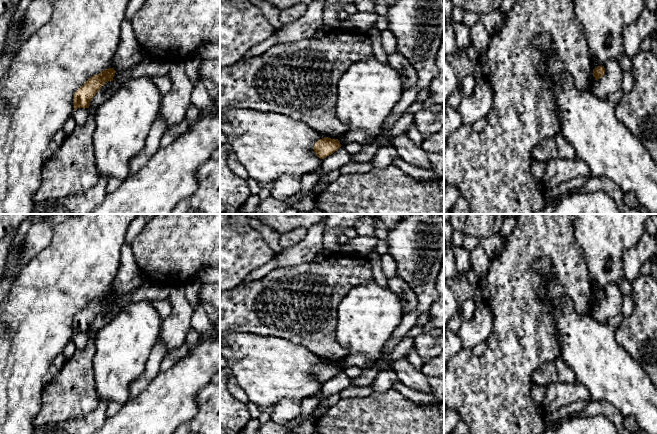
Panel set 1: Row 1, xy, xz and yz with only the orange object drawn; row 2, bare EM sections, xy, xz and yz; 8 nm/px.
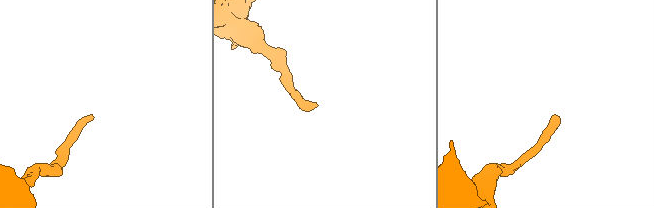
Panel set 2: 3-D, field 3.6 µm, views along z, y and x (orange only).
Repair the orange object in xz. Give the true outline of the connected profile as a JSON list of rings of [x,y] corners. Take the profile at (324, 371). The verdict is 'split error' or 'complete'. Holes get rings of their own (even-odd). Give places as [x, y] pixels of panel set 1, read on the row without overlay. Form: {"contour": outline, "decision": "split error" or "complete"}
{"contour": [[[325,361],[315,367],[313,374],[320,383],[324,383],[337,375],[341,370],[338,363]]], "decision": "complete"}

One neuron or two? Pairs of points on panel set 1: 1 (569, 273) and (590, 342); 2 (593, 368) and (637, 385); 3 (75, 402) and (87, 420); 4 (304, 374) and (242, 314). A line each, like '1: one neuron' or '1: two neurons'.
1: two neurons
2: one neuron
3: two neurons
4: two neurons

